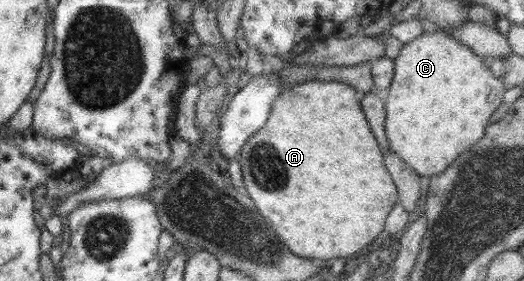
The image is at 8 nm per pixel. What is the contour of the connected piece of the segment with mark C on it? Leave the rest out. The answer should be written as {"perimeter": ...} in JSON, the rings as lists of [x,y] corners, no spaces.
{"perimeter":[[[426,31],[423,35],[404,44],[394,60],[394,75],[384,94],[387,118],[385,134],[391,142],[391,150],[421,176],[440,175],[465,150],[469,150],[486,134],[489,117],[501,109],[506,84],[489,71],[489,64],[473,53],[471,48],[443,31]]]}

